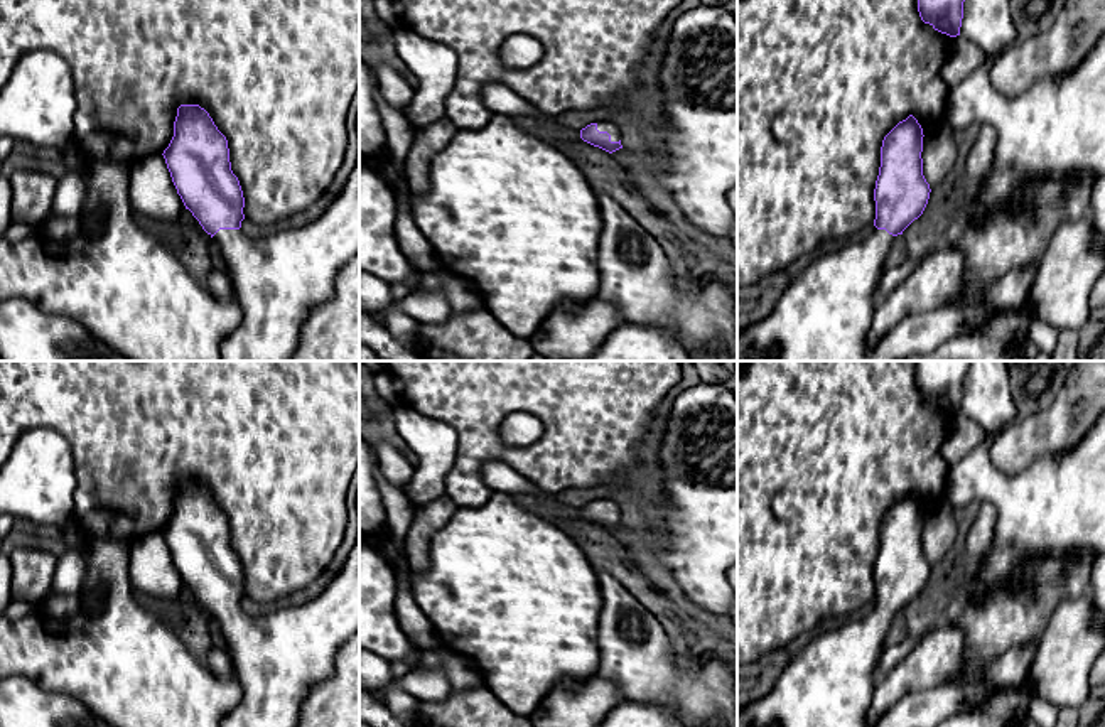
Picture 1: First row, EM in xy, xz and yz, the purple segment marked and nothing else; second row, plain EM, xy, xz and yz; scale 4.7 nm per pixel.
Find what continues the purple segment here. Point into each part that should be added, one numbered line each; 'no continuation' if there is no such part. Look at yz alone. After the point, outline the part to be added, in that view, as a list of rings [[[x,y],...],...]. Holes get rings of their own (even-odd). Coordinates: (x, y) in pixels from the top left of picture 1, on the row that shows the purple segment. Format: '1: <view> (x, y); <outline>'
1: yz (825, 312); [[[876,228],[869,238],[849,240],[840,250],[813,260],[790,282],[768,317],[737,332],[737,361],[904,361],[928,354],[951,337],[975,334],[987,324],[992,314],[980,307],[943,307],[908,315],[876,344],[869,344],[877,305],[874,292],[894,238]]]

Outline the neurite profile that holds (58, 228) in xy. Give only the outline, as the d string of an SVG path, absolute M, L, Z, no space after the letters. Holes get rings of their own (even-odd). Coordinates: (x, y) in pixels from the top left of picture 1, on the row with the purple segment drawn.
M49 216L39 228L44 238L49 240L67 240L79 233L78 216Z

